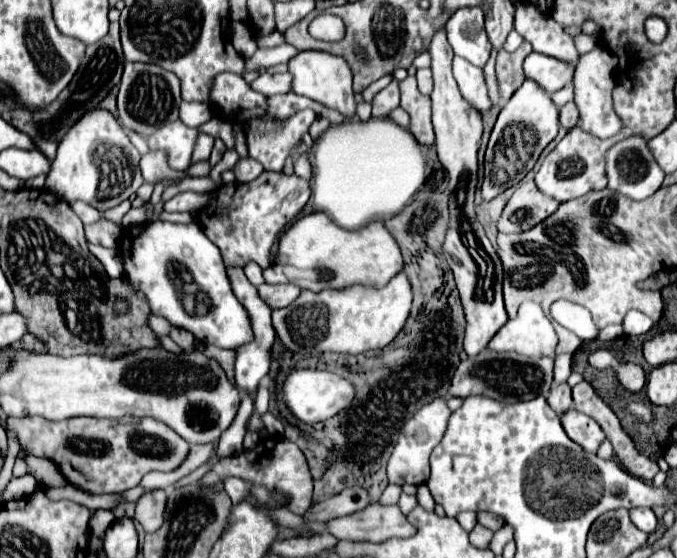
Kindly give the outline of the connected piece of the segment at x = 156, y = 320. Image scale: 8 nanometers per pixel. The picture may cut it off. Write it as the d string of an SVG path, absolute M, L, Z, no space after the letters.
M151 314L151 316L147 318L147 324L149 324L149 328L151 328L155 334L169 334L169 328L171 328L171 324L169 324L165 318L155 316L155 314Z

